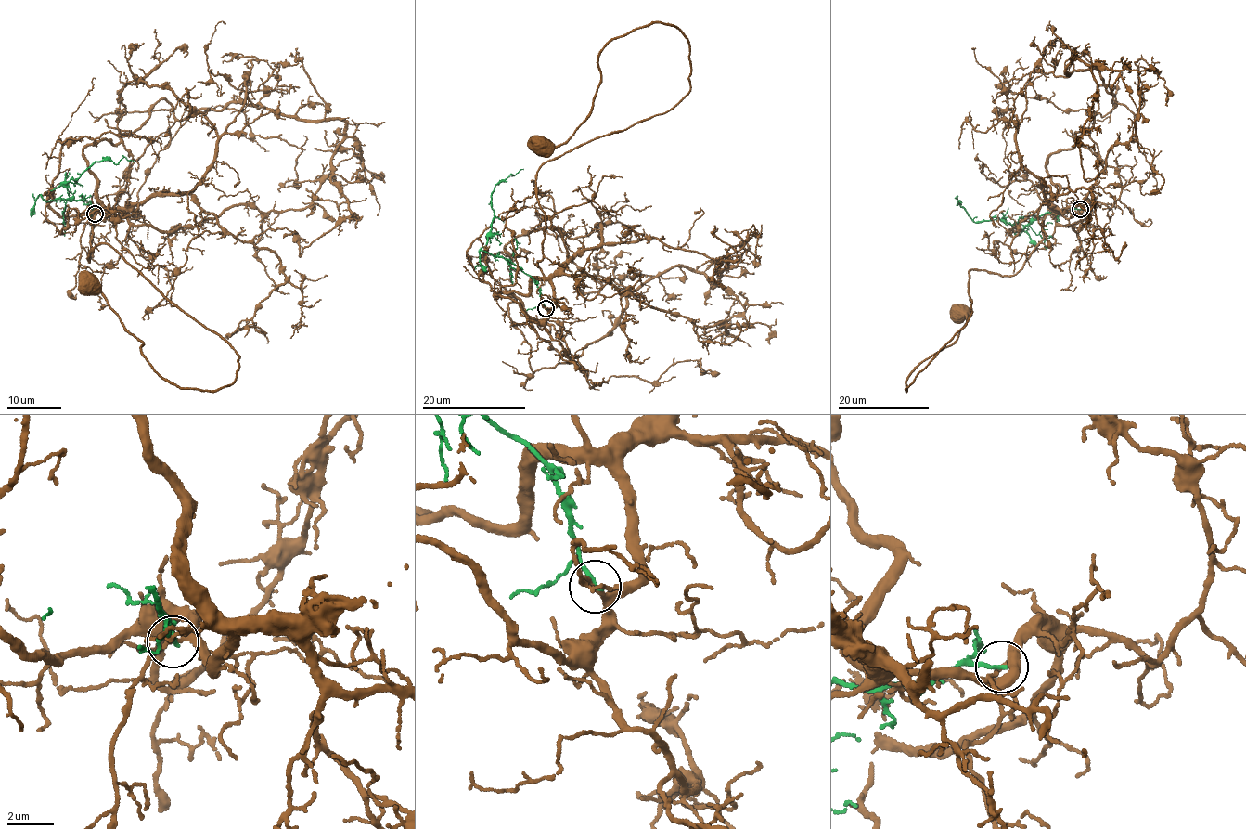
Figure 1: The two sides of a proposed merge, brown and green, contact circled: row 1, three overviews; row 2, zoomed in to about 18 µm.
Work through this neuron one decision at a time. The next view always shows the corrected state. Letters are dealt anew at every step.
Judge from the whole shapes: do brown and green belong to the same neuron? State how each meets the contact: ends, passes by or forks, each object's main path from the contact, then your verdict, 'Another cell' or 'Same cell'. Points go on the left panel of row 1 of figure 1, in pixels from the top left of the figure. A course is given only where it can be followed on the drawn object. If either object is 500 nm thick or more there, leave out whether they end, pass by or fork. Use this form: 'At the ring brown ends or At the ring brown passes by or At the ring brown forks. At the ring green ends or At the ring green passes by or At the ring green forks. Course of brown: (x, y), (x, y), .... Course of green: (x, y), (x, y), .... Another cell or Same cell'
At the ring brown passes by. At the ring green ends. Course of brown: (95, 213), (109, 214), (95, 218), (89, 262), (113, 249), (233, 349), (236, 379), (173, 384), (90, 287). Course of green: (95, 213), (89, 201), (43, 196), (76, 181), (96, 161), (134, 161). Another cell

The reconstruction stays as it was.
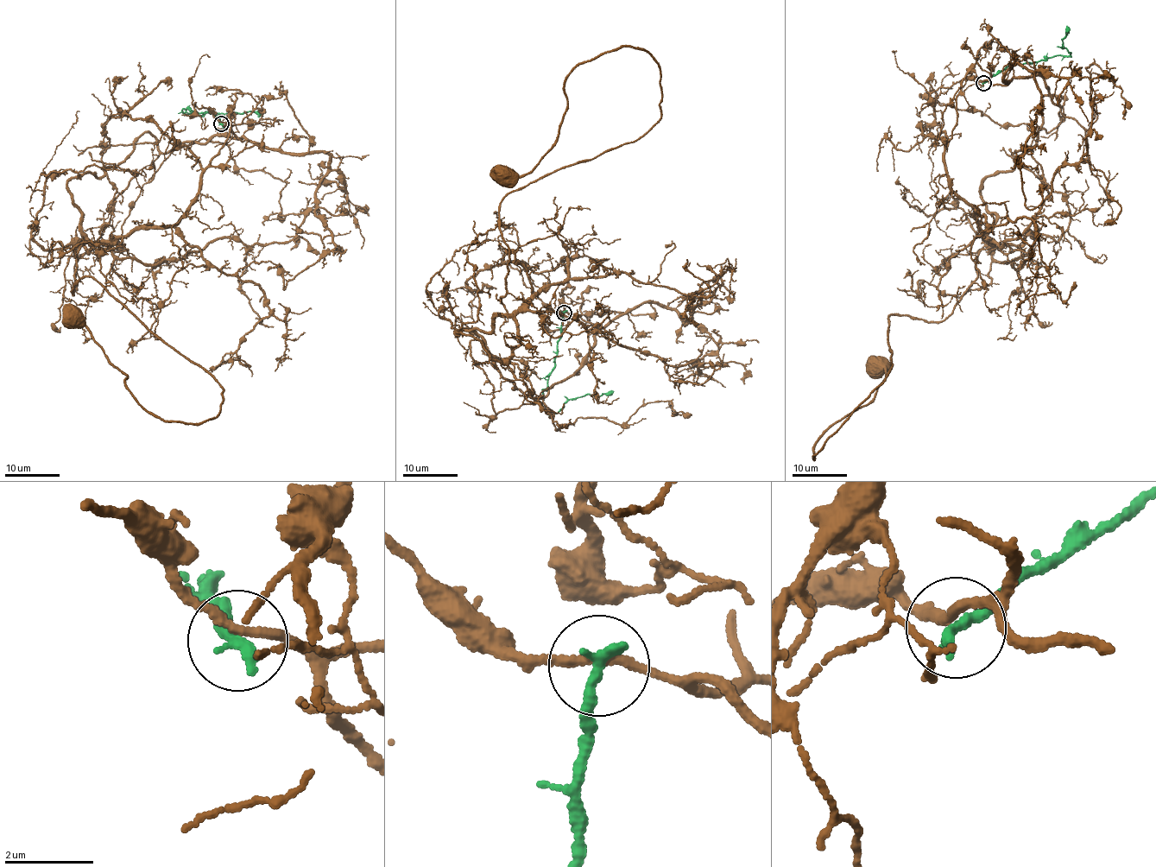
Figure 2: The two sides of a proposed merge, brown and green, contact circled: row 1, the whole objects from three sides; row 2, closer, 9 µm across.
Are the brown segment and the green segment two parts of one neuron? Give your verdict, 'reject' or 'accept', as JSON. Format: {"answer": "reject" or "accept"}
{"answer": "reject"}

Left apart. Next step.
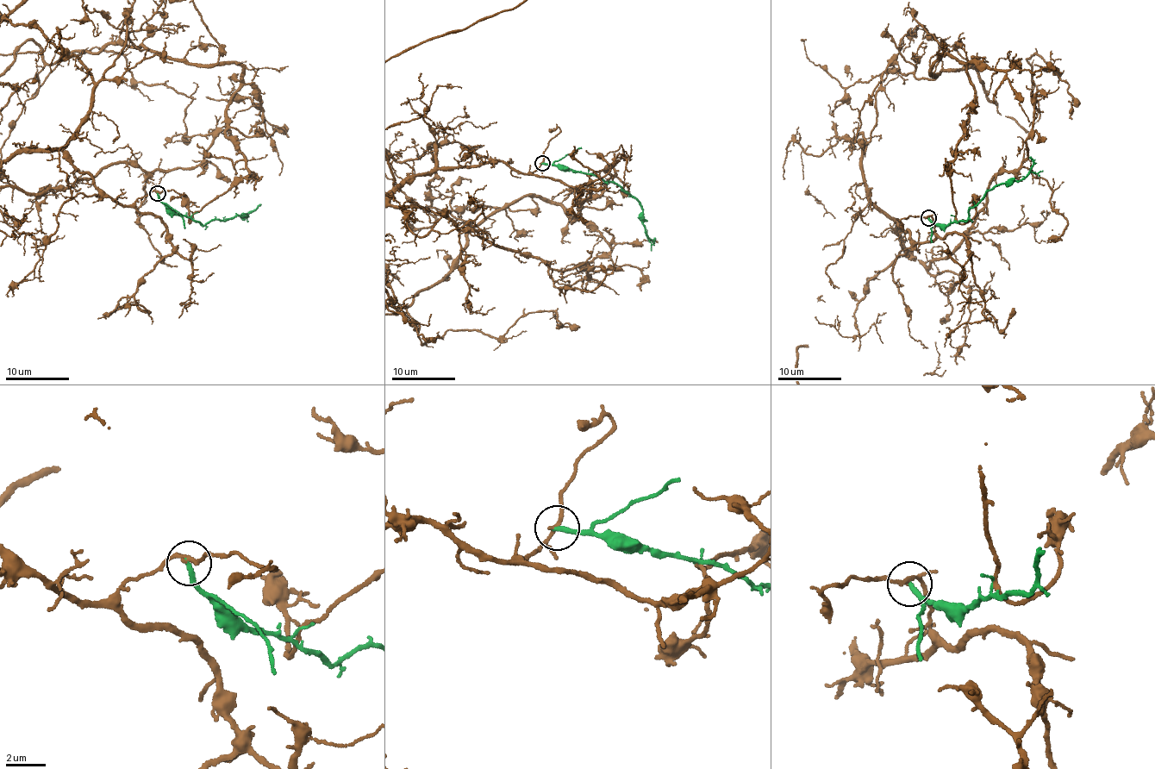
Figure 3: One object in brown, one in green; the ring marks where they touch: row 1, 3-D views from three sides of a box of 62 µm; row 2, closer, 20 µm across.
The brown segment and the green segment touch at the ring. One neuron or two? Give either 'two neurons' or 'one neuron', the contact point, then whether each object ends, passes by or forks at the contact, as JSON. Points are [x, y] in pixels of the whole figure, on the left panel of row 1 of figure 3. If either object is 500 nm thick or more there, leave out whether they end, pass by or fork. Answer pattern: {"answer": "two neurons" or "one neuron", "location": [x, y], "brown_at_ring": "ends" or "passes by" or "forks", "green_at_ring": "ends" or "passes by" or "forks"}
{"answer": "two neurons", "location": [158, 193], "brown_at_ring": "forks", "green_at_ring": "ends"}

